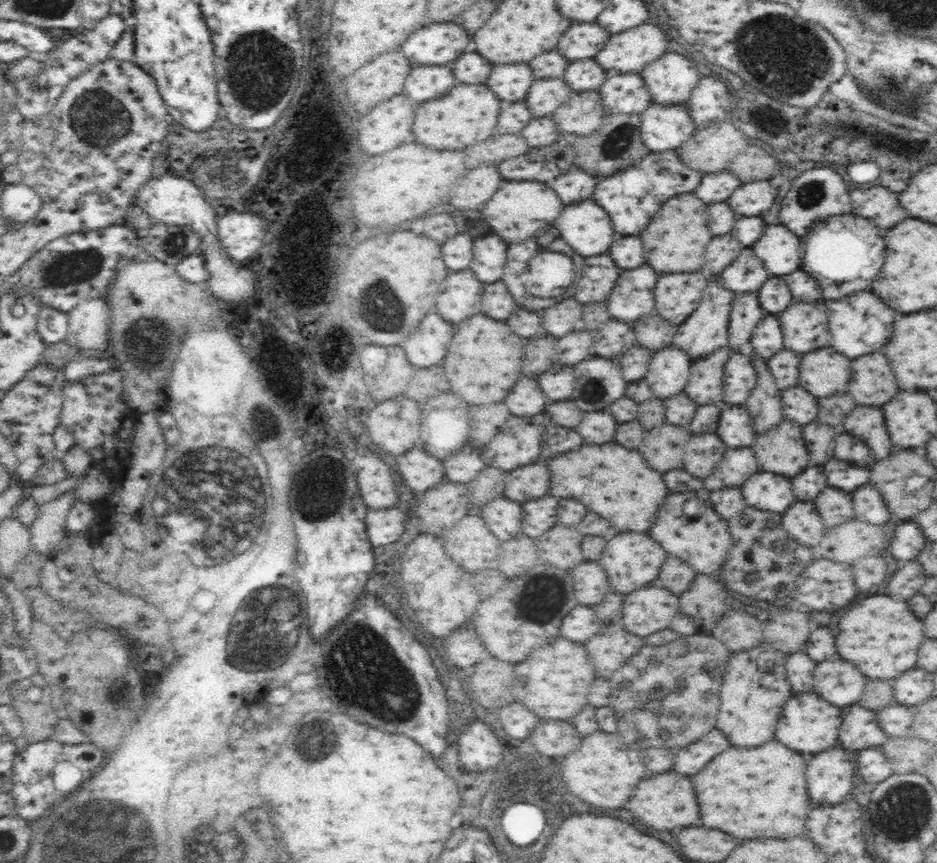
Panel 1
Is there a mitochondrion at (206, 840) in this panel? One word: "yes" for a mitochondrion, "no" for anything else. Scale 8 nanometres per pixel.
yes

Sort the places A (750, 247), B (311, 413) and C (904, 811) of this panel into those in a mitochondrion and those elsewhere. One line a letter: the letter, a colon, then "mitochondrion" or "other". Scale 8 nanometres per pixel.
A: other
B: other
C: mitochondrion

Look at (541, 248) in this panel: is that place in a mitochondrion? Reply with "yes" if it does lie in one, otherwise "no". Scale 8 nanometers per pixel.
no

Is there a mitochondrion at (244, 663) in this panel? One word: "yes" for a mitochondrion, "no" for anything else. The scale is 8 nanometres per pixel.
yes

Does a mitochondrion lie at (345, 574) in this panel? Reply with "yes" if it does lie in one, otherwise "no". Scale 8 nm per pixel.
no

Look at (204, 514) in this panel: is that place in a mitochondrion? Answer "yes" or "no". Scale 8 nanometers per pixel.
yes

